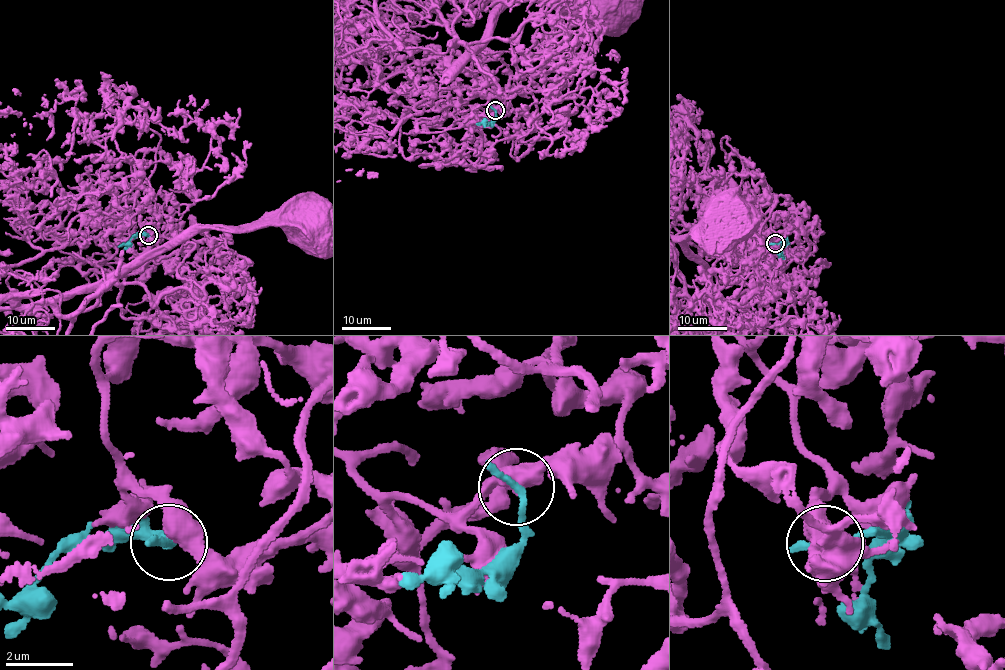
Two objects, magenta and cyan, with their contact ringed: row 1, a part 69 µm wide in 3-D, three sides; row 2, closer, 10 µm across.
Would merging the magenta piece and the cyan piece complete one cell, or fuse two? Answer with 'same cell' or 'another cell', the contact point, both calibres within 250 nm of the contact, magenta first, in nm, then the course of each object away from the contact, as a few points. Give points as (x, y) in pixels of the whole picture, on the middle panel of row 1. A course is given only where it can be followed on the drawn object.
another cell; place (495, 110); calibres 500 and 240 nm; course magenta (493, 110), (503, 88), (460, 95), (440, 66), (402, 61), (424, 93), (512, 3); course cyan (494, 110), (496, 117), (491, 122), (477, 124)

